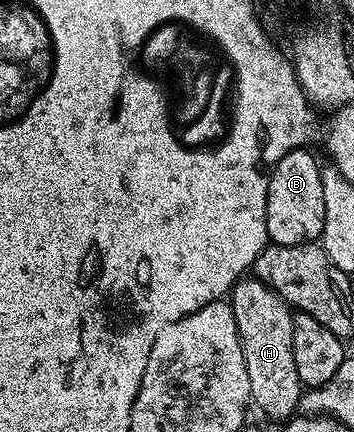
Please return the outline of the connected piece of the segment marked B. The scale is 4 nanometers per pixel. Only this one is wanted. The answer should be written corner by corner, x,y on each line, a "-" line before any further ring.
300,147
289,151
271,166
267,179
267,236
276,245
310,245
323,236
325,191
321,187
323,169
310,153

